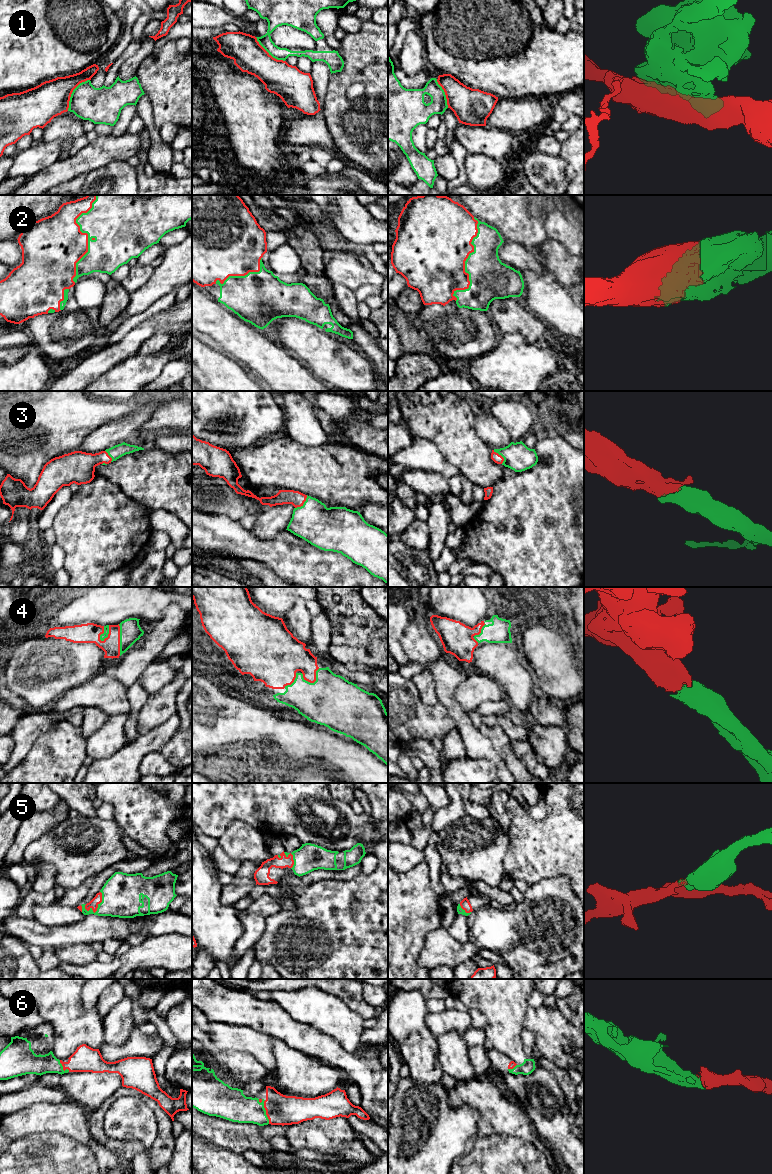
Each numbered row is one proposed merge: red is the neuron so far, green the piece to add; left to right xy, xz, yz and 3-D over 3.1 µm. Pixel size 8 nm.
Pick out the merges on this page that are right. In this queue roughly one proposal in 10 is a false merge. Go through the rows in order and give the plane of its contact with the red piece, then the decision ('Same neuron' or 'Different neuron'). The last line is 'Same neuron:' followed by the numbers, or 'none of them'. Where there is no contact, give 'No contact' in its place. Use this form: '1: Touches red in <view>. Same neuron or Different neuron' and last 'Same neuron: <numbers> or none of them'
1: Touches red in xy. Same neuron
2: Touches red in yz. Same neuron
3: Touches red in xz. Same neuron
4: Touches red in xy. Same neuron
5: Touches red in xy. Same neuron
6: Touches red in xz. Same neuron
Same neuron: 1, 2, 3, 4, 5, 6

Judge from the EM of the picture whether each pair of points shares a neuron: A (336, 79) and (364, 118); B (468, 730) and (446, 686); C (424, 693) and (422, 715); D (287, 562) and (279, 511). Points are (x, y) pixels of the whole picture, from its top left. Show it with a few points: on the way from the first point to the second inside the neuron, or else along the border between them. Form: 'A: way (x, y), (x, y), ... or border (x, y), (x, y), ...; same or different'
A: way (337, 90), (337, 95), (353, 111); same
B: way (462, 719), (446, 697); same
C: border (412, 682), (423, 703), (428, 705), (437, 704); different
D: border (285, 529), (281, 530), (271, 539), (260, 539); different

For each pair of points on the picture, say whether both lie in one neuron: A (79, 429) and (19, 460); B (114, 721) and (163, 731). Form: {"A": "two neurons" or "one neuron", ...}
{"A": "one neuron", "B": "two neurons"}

